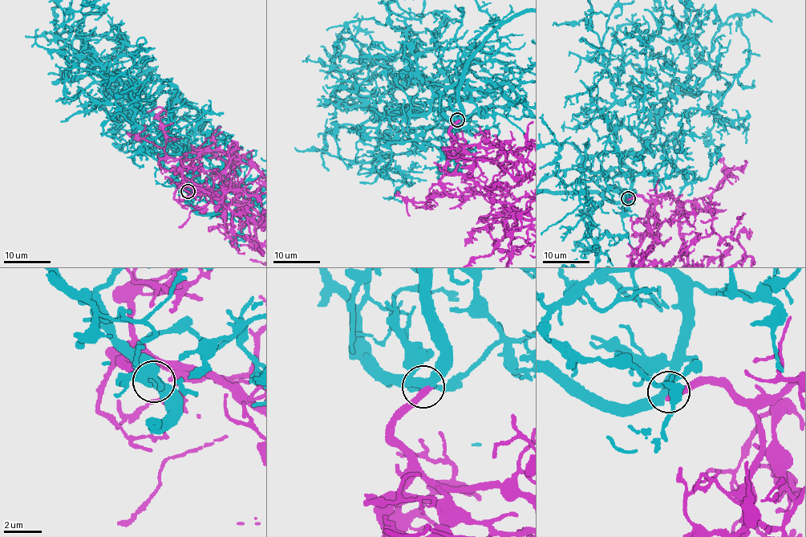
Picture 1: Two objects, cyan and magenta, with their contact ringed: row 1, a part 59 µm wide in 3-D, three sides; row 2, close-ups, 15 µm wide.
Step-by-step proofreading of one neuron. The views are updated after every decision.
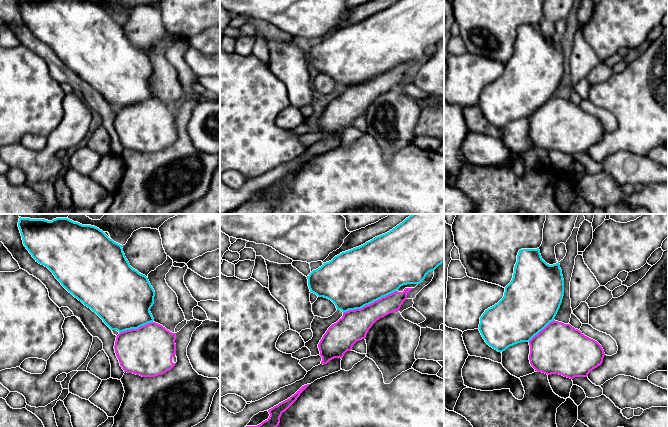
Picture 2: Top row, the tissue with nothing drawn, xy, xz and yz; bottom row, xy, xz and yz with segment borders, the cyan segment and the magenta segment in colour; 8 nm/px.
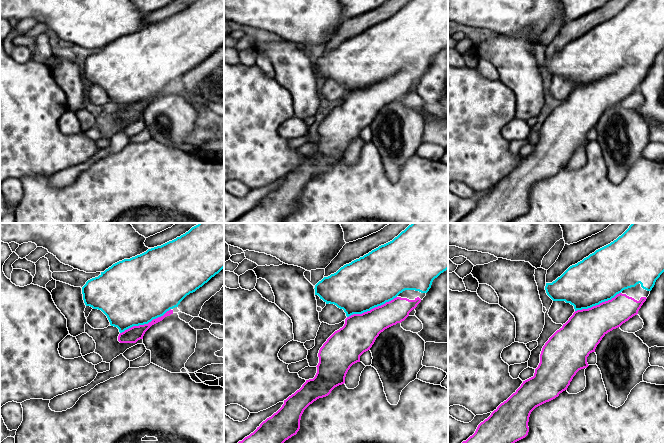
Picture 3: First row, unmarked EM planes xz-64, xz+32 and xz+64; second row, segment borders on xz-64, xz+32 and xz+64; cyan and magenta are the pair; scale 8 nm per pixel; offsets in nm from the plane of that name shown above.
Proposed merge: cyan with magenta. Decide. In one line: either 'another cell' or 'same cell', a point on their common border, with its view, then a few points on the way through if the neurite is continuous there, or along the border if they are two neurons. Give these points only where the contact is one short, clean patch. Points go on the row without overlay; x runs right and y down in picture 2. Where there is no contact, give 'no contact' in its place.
same cell; meets cyan in xz at (369, 79)

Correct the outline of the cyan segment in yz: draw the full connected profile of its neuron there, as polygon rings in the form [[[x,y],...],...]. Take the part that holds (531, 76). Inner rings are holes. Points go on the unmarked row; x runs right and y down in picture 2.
[[[539,24],[521,25],[517,31],[513,54],[505,63],[503,74],[485,86],[480,93],[478,105],[485,118],[498,128],[515,120],[528,118],[530,140],[537,148],[559,150],[570,155],[587,153],[602,140],[605,129],[597,117],[570,100],[554,96],[563,72],[564,55],[559,38],[547,40],[542,35]]]

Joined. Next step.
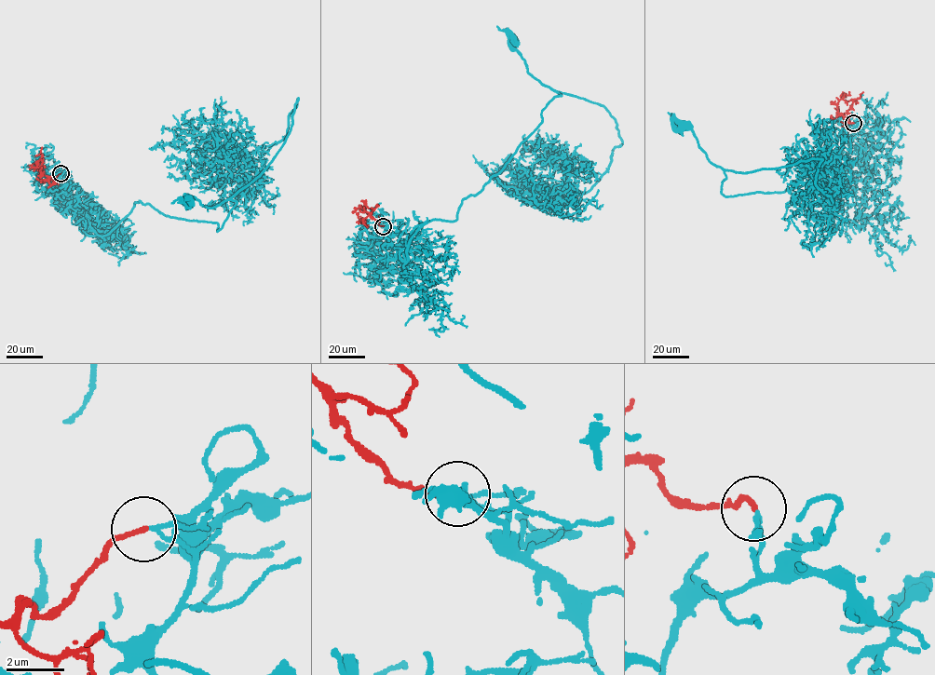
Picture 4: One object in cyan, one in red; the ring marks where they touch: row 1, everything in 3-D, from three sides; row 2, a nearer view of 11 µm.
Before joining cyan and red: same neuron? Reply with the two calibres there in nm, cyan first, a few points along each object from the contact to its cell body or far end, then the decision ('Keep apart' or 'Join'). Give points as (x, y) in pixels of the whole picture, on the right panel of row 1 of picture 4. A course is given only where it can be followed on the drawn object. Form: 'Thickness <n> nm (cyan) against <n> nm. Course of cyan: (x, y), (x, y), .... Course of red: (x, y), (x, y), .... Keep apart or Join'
Thickness 120 nm (cyan) against 160 nm. Course of cyan: (853, 123), (852, 177), (816, 189), (829, 183), (816, 173), (783, 192), (729, 196), (723, 168), (683, 126). Course of red: (853, 123), (839, 114), (846, 113), (853, 100), (863, 92). Join

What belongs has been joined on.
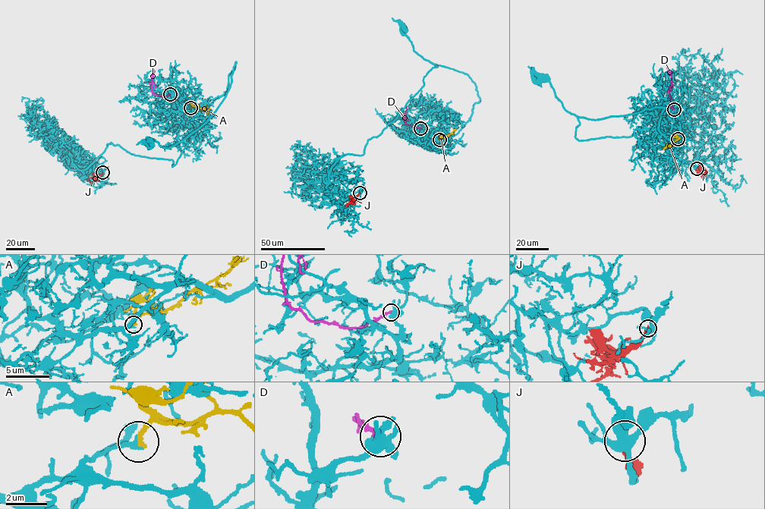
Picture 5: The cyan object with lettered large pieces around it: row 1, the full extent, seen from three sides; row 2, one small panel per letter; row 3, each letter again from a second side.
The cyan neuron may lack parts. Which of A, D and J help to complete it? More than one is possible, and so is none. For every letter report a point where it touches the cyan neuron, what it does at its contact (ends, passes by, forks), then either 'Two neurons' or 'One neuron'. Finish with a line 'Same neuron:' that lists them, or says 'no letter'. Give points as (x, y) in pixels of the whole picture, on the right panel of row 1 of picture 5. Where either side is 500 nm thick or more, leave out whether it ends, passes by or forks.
A: Touches cyan at (678, 139). It ends there. Two neurons
D: Touches cyan at (674, 109). It ends there. Two neurons
J: Touches cyan at (697, 168). It ends there. Two neurons
Same neuron: no letter

